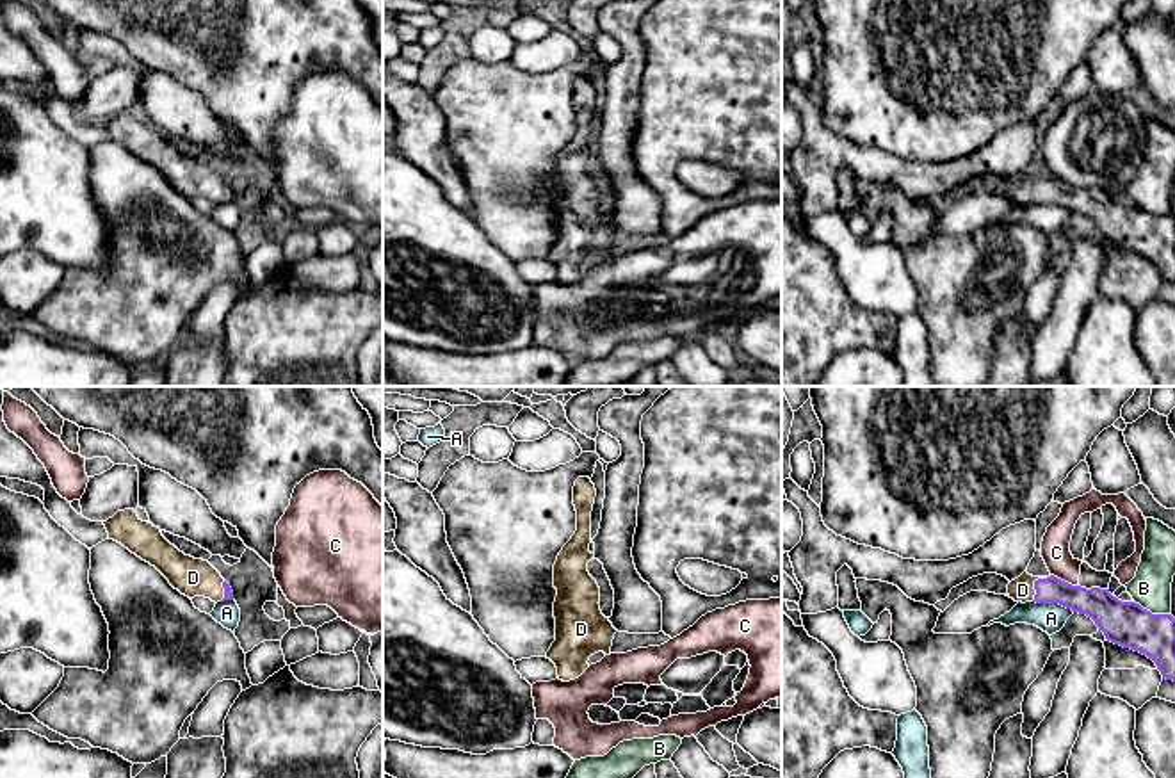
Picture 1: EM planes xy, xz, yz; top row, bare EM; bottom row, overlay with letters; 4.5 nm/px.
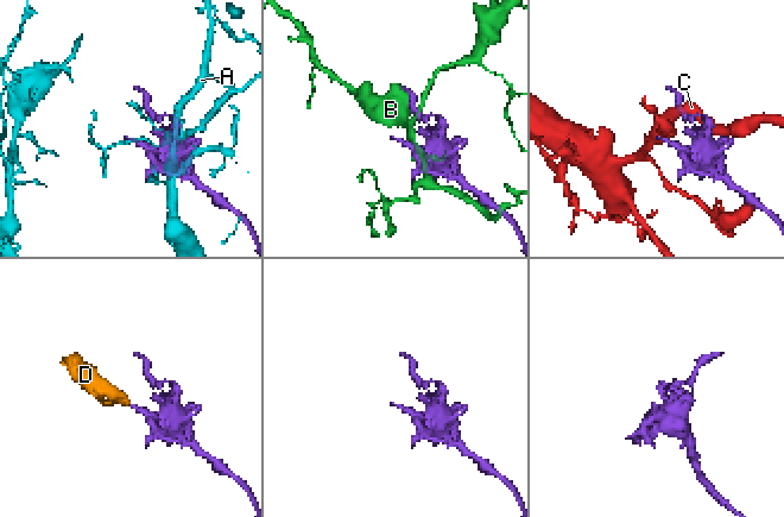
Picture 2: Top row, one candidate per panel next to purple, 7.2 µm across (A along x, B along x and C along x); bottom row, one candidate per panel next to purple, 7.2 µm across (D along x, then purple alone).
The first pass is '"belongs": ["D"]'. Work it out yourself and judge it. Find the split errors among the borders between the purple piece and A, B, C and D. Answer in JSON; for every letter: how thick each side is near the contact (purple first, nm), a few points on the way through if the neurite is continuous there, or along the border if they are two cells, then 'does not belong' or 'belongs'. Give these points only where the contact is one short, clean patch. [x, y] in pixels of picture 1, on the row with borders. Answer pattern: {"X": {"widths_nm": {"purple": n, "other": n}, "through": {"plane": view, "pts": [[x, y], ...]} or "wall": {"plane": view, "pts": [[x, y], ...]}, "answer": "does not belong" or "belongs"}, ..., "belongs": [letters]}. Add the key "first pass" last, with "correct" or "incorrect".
{"A": {"widths_nm": {"purple": 150, "other": 140}, "answer": "does not belong"}, "B": {"widths_nm": {"purple": 200, "other": 180}, "answer": "does not belong"}, "C": {"widths_nm": {"purple": 150, "other": 130}, "answer": "does not belong"}, "D": {"widths_nm": {"purple": 120, "other": 110}, "through": {"plane": "yz", "pts": [[1051, 590], [1035, 586], [1022, 590]]}, "answer": "belongs"}, "belongs": ["D"], "first pass": "correct"}

